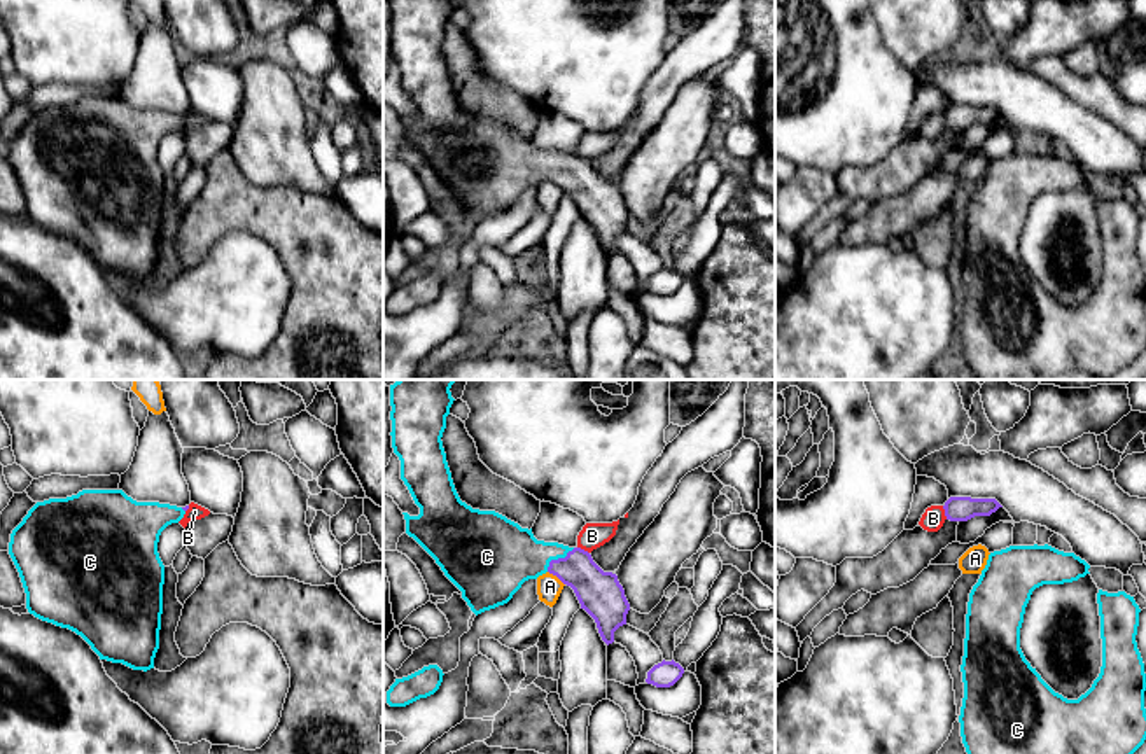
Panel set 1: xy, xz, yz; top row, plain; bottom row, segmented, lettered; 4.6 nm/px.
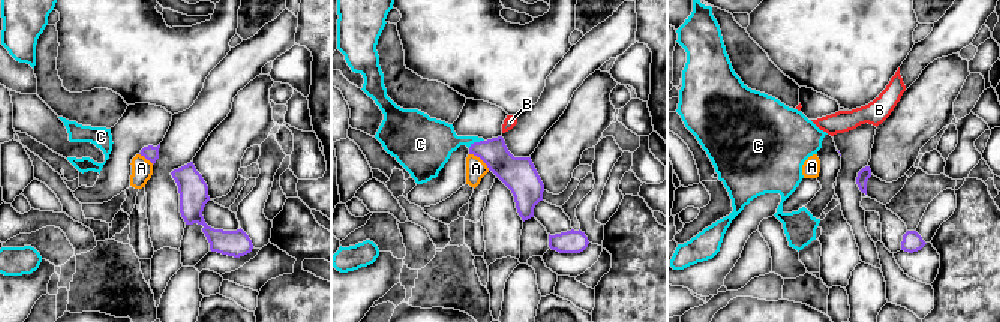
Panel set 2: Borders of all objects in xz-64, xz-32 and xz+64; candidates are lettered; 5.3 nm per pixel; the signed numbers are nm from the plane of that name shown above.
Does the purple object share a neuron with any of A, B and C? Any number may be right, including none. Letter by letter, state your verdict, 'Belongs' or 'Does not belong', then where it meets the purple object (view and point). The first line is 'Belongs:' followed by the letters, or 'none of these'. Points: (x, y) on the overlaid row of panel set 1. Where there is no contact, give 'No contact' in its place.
Belongs: C
A: Does not belong. Touches purple at xz (557, 576)
B: Does not belong. Touches purple at yz (945, 513)
C: Belongs. Touches purple at xz (559, 558)

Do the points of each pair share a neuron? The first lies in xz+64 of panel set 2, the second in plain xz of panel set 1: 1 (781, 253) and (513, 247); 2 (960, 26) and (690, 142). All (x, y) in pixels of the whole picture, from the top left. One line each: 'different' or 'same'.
1: different
2: different

